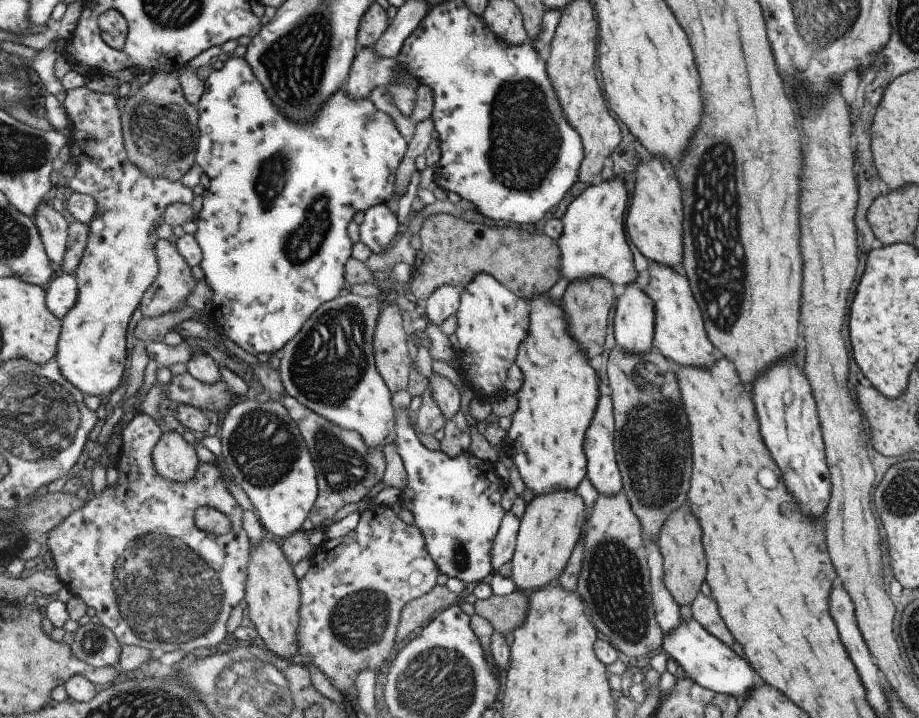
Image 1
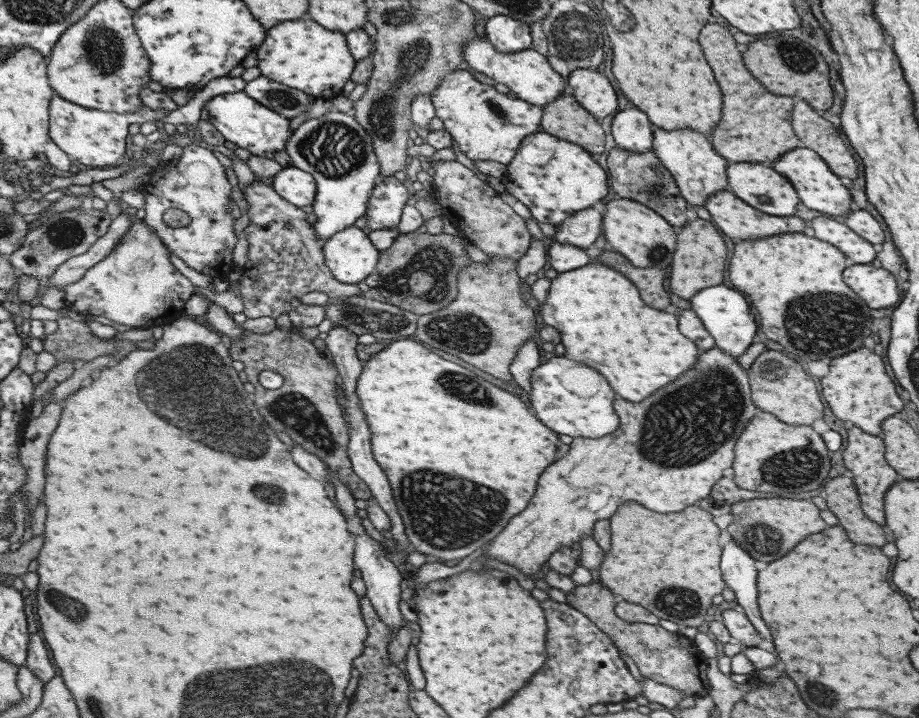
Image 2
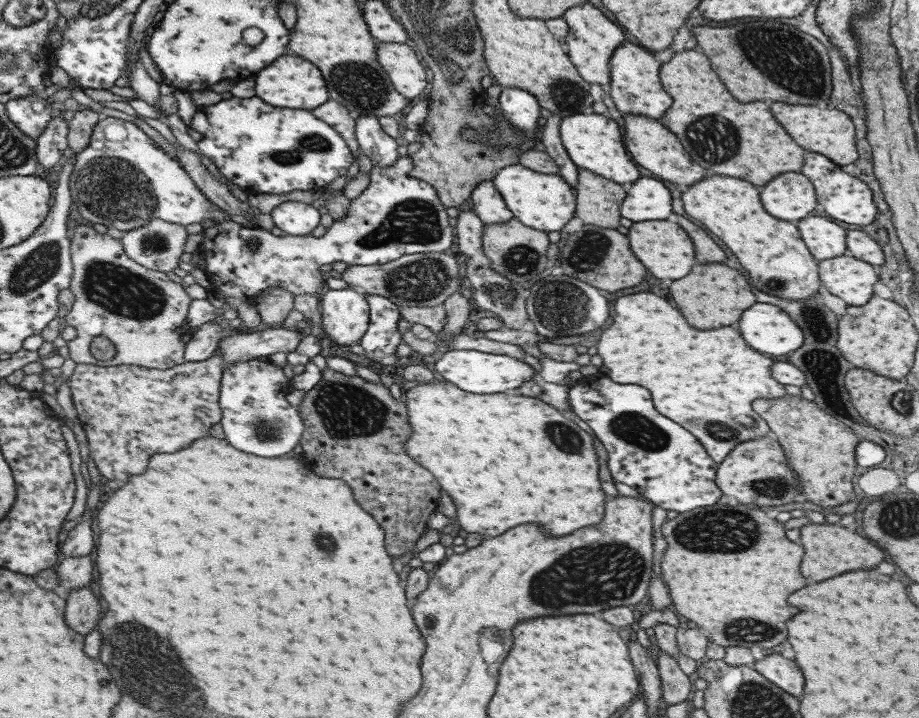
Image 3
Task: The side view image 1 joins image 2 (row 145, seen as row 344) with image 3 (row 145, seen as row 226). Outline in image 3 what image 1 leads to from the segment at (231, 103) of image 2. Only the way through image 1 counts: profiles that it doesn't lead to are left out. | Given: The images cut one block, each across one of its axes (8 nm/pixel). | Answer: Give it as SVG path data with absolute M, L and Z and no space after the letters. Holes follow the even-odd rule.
M253 96L221 99L217 104L200 105L187 128L201 134L200 140L196 142L199 154L209 158L218 171L240 189L253 195L289 194L295 190L305 190L315 196L334 178L345 175L345 171L355 159L342 136L317 118L303 110L273 108Z

